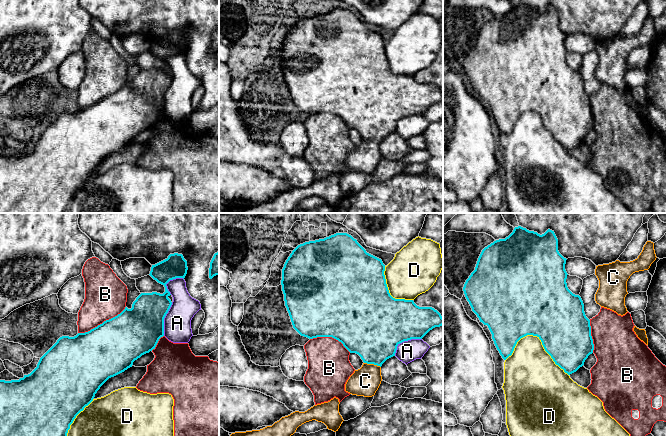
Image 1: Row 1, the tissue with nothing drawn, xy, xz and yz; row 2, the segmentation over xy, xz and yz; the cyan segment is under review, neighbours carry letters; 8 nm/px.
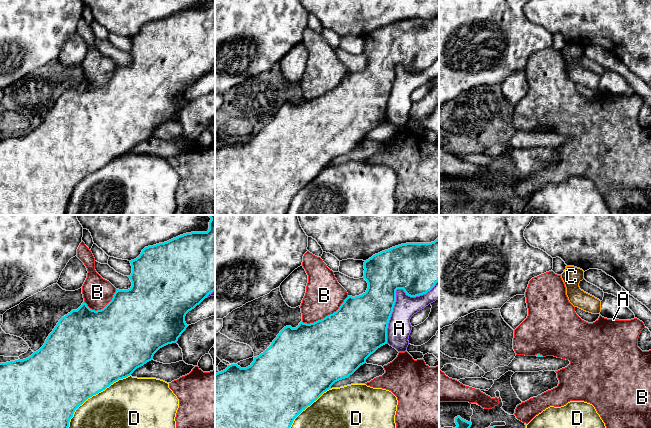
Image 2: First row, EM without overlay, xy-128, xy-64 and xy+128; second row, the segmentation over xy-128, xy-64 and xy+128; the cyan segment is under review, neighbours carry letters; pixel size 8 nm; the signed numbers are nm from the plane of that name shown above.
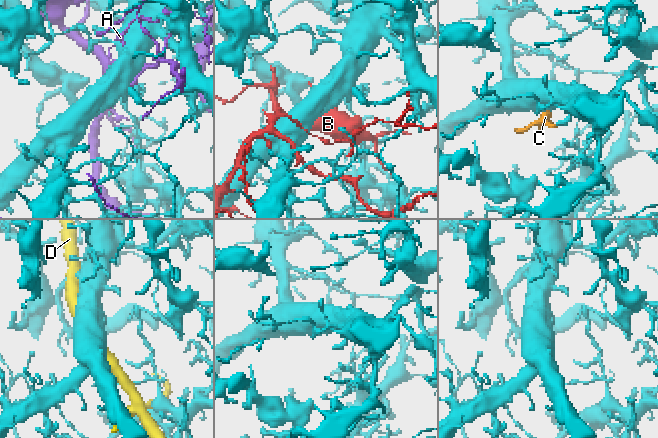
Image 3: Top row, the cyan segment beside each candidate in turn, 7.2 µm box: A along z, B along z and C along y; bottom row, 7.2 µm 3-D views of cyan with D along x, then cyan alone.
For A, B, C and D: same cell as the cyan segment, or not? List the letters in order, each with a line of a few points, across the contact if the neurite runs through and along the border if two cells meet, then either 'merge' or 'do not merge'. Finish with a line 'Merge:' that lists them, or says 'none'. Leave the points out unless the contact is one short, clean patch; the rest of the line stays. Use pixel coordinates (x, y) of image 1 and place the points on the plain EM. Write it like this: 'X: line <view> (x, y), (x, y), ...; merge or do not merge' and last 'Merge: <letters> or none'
A: do not merge
B: do not merge
C: line xz (373, 108), (372, 139), (369, 152), (365, 157); merge
D: do not merge
Merge: C

